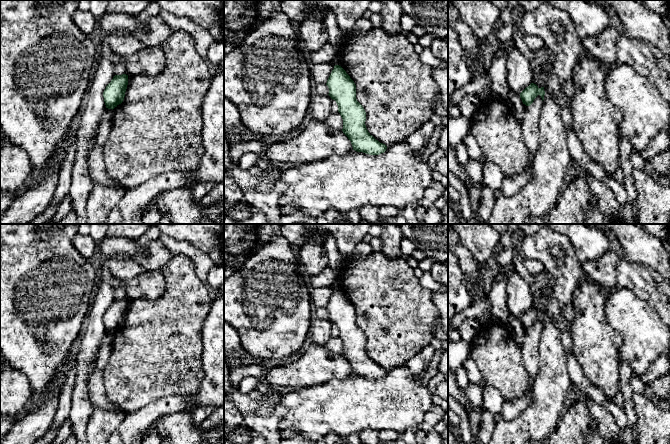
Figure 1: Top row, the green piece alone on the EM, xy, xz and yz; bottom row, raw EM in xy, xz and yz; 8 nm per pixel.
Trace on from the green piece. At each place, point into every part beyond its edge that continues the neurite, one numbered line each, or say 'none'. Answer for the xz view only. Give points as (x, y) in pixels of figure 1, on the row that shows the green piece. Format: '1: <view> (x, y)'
none

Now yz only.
none

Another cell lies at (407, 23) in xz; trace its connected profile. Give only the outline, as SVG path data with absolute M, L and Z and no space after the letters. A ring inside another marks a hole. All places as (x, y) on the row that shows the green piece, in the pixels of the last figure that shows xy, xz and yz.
M403 14L400 18L400 26L402 29L402 33L406 34L411 32L412 29L417 25L415 19L411 16Z

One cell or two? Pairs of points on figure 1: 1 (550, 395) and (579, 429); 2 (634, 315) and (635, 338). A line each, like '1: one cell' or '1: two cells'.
1: two cells
2: one cell

